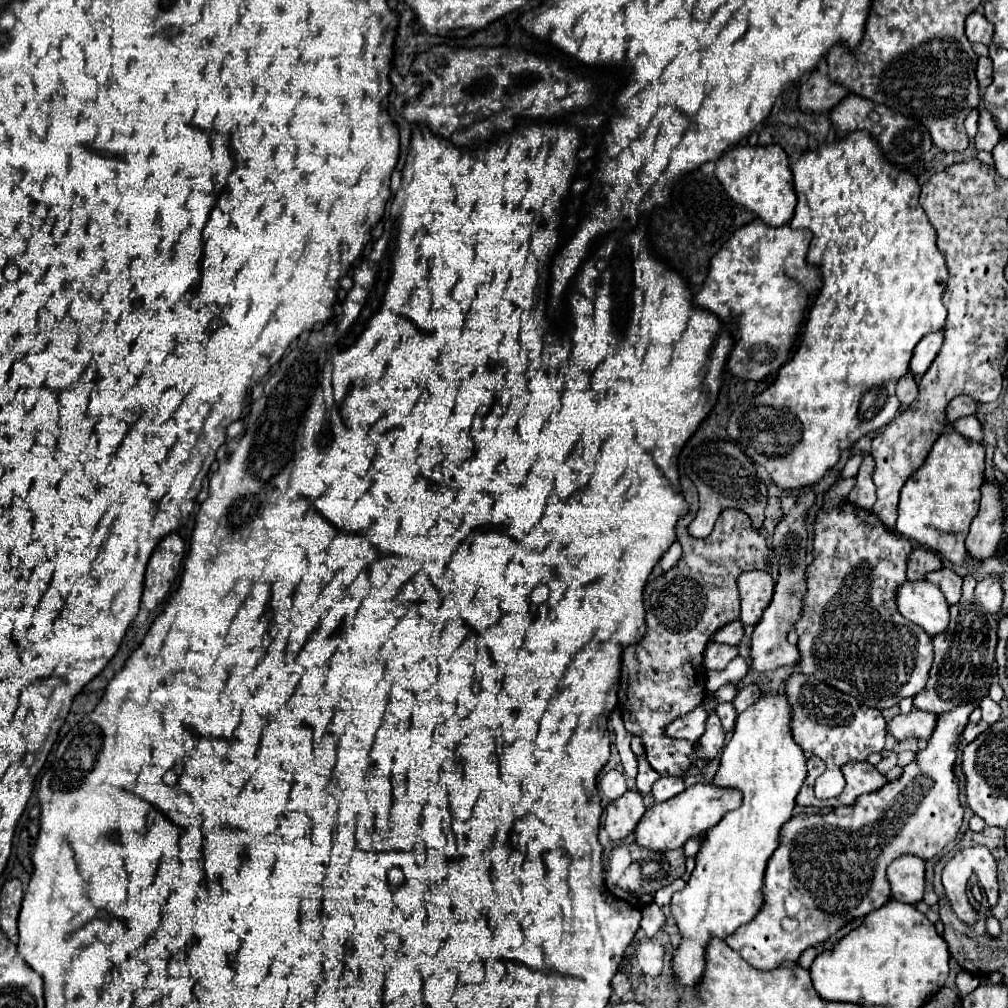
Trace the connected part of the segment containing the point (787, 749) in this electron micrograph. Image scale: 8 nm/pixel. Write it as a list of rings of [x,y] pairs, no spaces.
[[[762,694],[756,704],[746,708],[736,716],[732,740],[726,744],[720,756],[720,768],[716,772],[716,786],[738,788],[744,794],[742,806],[734,812],[728,812],[714,828],[706,832],[702,848],[696,858],[696,868],[686,888],[676,892],[672,898],[672,914],[680,928],[682,942],[674,952],[674,978],[684,986],[698,984],[704,970],[704,950],[710,938],[726,938],[738,926],[750,922],[762,906],[762,882],[764,870],[770,854],[778,848],[778,834],[786,820],[792,818],[796,796],[806,778],[806,756],[802,748],[794,742],[790,732],[790,704],[786,694]]]

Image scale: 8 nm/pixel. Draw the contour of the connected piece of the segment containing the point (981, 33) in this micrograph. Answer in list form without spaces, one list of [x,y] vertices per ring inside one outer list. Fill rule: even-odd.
[[[972,12],[966,20],[966,36],[970,42],[982,42],[982,44],[990,44],[994,34],[992,24],[986,20],[986,16]]]

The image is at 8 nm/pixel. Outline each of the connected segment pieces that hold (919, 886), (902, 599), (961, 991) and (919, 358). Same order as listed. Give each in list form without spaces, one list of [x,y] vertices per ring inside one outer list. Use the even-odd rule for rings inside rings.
[[[912,854],[896,858],[888,866],[888,882],[892,898],[906,904],[916,904],[924,894],[924,860]]]
[[[906,580],[896,590],[896,604],[898,612],[910,622],[922,626],[928,636],[936,636],[946,630],[948,602],[938,586],[926,580]]]
[[[960,970],[956,976],[956,988],[958,988],[958,1000],[962,1002],[966,994],[970,994],[980,986],[980,977],[970,974],[966,970]]]
[[[934,332],[934,334],[926,334],[914,348],[912,360],[910,360],[910,372],[914,372],[914,376],[922,376],[932,360],[936,358],[940,346],[942,346],[942,332]]]

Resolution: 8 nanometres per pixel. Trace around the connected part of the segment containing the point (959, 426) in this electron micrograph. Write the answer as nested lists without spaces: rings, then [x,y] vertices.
[[[974,414],[960,418],[958,422],[952,422],[952,428],[958,430],[960,434],[964,434],[964,436],[976,440],[976,442],[982,442],[982,424],[976,420]]]

